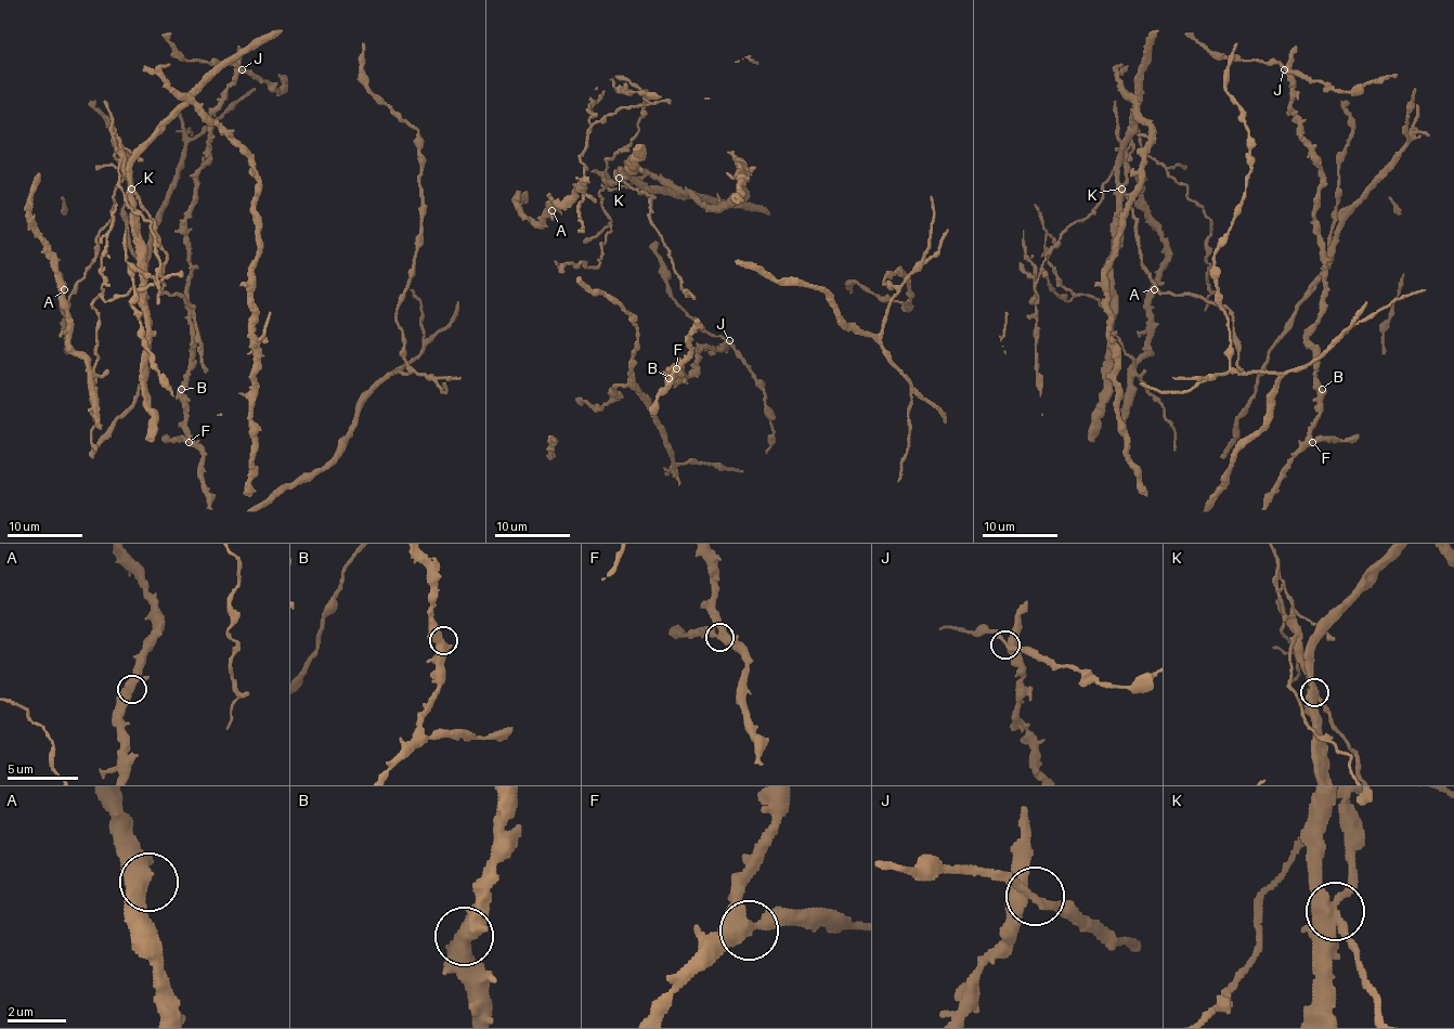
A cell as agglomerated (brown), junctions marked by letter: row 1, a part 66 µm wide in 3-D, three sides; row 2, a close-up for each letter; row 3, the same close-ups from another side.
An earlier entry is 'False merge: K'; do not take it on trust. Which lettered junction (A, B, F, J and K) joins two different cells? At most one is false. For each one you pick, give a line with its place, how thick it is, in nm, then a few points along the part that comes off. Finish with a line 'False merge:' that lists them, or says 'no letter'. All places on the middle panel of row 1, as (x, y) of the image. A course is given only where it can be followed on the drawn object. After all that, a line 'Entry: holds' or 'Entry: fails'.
K: Place: (619, 178). Thickness 440 nm. Course of the part to remove: (620, 179), (607, 174), (607, 159), (631, 141), (648, 98), (646, 105), (602, 117), (586, 133), (582, 231)
False merge: K
Entry: holds

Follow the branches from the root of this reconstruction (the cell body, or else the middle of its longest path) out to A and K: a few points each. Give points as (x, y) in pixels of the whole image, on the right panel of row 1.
A: (1141, 116), (1136, 103), (1126, 180), (1123, 161), (1041, 272), (1107, 310), (1132, 366), (1154, 289)
K: (1141, 116), (1136, 103), (1136, 129), (1128, 137), (1118, 164), (1118, 184), (1123, 187)

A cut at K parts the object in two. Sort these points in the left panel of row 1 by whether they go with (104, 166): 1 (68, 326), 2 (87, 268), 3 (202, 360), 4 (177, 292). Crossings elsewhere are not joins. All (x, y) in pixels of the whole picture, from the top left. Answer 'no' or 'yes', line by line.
1: no
2: yes
3: yes
4: yes

